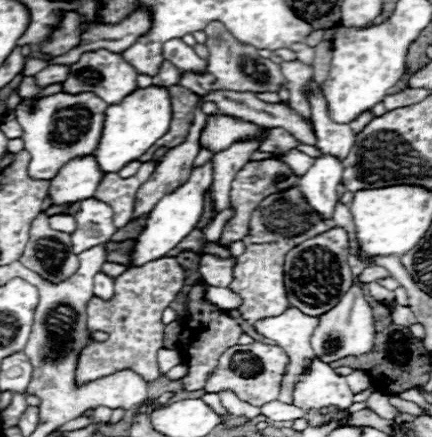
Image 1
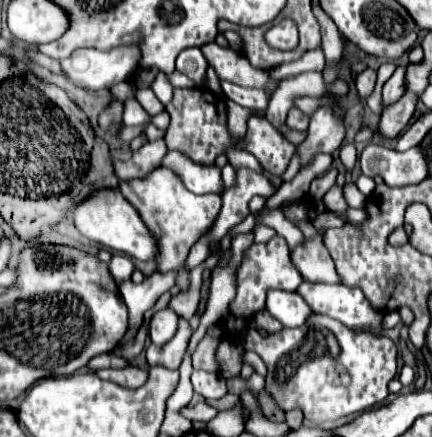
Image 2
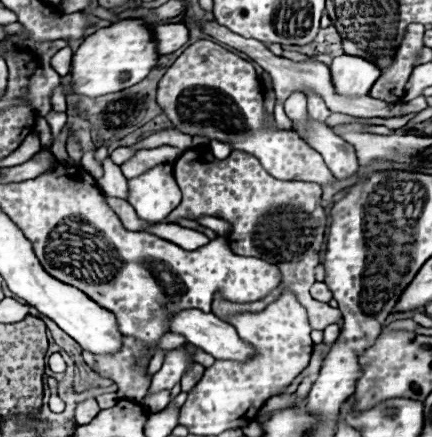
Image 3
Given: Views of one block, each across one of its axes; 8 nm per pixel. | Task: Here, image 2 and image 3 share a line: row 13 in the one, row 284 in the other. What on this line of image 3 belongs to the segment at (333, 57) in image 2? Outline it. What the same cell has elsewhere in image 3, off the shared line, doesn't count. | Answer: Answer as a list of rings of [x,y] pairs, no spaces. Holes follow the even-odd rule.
[[[316,282],[316,284],[310,288],[310,294],[312,294],[312,298],[316,298],[318,302],[330,302],[330,300],[332,300],[330,290],[328,290],[328,286],[326,286],[324,282]]]

